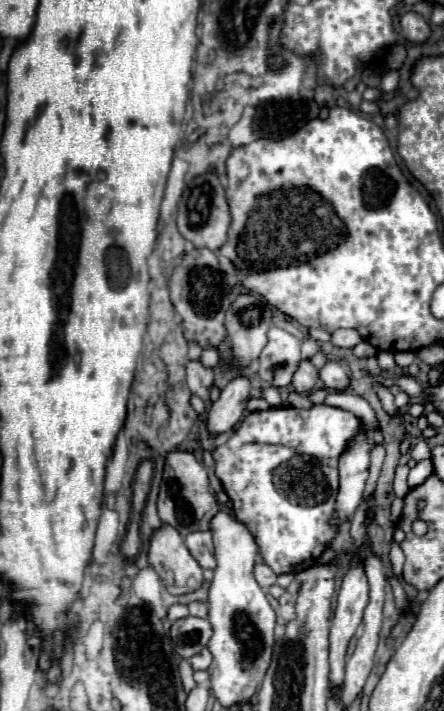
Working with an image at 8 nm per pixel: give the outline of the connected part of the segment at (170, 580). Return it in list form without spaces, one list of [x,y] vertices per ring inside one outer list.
[[[168,524],[154,530],[148,548],[148,562],[158,572],[170,594],[194,592],[204,582],[202,568],[188,552],[182,534]]]

